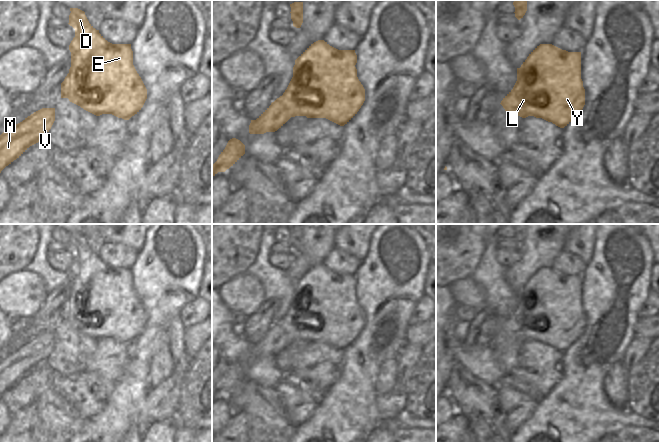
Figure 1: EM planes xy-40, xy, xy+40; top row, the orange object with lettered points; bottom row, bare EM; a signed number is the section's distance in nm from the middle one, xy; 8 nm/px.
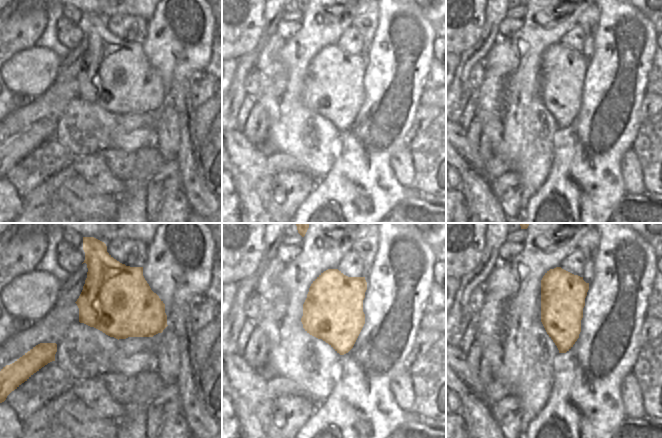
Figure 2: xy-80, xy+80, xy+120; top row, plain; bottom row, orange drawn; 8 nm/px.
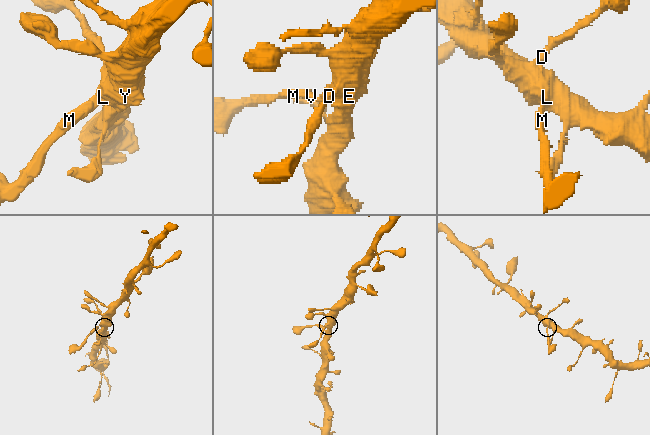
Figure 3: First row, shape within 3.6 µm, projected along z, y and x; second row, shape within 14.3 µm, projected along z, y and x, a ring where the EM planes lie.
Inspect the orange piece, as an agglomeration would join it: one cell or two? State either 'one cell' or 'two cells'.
one cell

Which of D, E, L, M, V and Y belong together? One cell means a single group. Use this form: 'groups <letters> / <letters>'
groups D E L M V Y

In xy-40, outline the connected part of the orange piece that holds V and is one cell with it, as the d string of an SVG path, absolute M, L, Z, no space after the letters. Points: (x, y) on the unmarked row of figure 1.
M42 332L0 359L0 397L30 370L45 362L55 345L55 332Z

